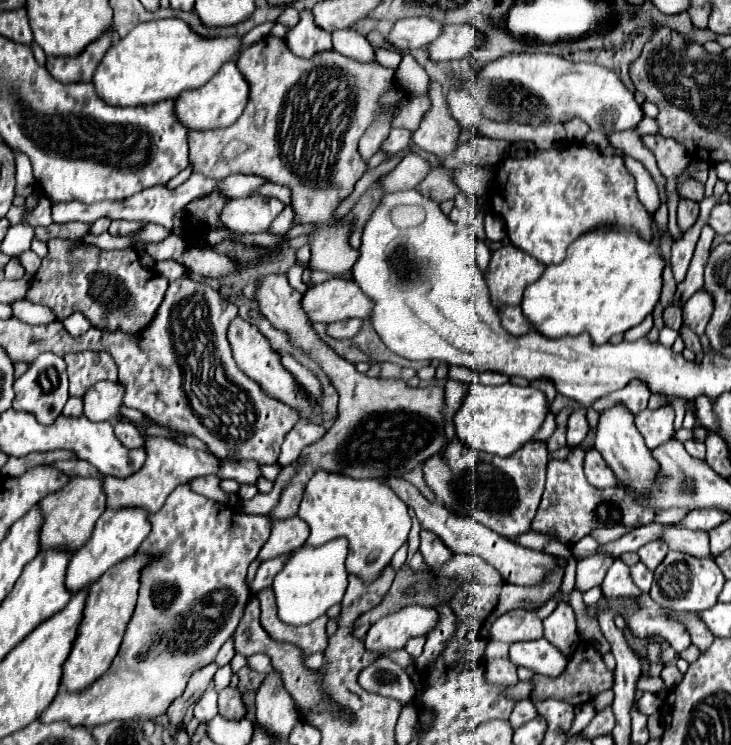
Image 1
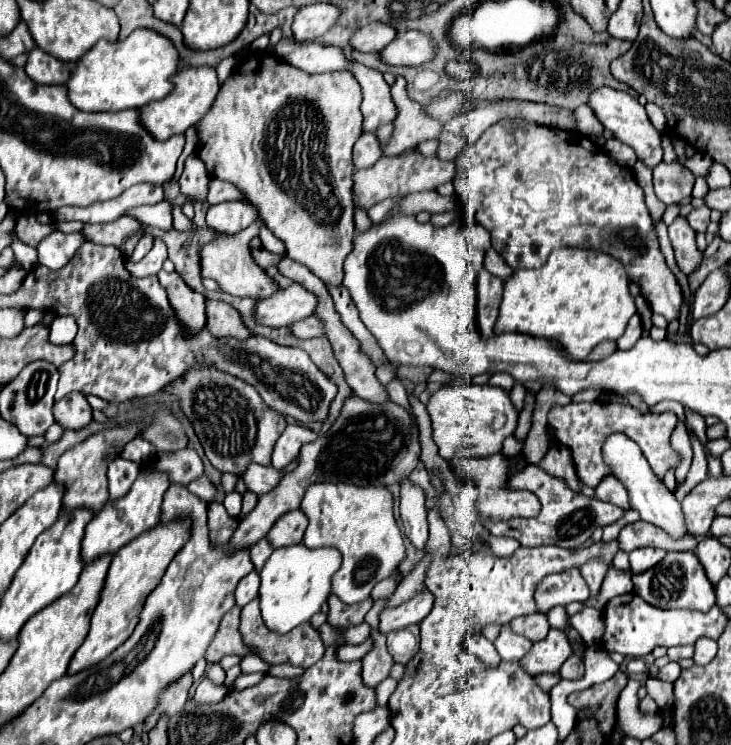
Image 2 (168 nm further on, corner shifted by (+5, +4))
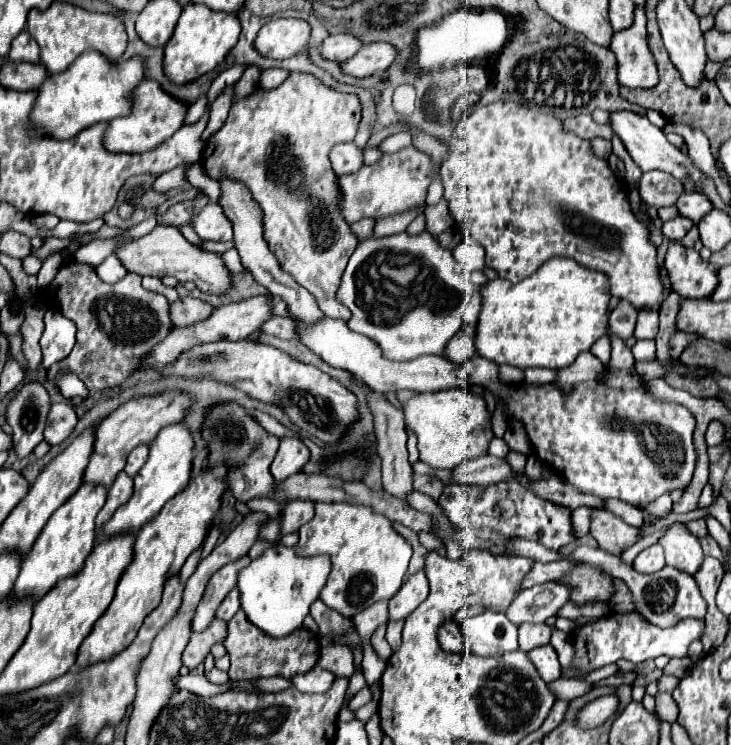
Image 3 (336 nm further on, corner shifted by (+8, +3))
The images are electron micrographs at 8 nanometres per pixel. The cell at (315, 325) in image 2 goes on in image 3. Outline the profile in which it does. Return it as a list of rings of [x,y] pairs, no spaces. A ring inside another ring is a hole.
[[[272,317],[270,321],[266,321],[260,331],[264,333],[270,333],[274,337],[280,337],[280,339],[294,339],[298,333],[296,333],[296,321],[292,321],[292,317]]]

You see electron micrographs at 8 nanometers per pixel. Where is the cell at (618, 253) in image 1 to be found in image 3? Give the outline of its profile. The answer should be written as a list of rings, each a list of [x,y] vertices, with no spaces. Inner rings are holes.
[[[570,257],[548,259],[534,275],[520,283],[510,283],[506,279],[488,281],[476,331],[478,355],[520,369],[568,367],[582,351],[590,351],[596,339],[608,333],[608,303],[608,275],[582,267]]]

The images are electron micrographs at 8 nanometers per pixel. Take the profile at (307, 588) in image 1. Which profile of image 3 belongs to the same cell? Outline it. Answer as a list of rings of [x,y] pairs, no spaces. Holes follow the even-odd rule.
[[[270,547],[262,557],[242,569],[238,577],[242,609],[248,621],[270,637],[286,637],[294,629],[300,629],[304,617],[310,613],[312,601],[318,599],[322,587],[326,585],[330,569],[332,561],[328,555],[300,557],[292,547]]]

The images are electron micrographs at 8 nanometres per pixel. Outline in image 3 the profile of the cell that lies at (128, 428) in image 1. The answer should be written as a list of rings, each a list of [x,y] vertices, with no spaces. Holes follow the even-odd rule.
[[[138,445],[138,447],[128,455],[128,461],[126,461],[124,471],[126,471],[130,477],[134,477],[134,475],[140,471],[140,467],[146,463],[148,451],[150,451],[148,445]]]

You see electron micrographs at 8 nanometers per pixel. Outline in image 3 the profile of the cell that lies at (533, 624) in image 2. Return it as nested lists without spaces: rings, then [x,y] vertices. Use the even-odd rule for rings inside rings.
[[[522,623],[518,627],[518,643],[524,653],[534,647],[540,647],[544,643],[550,643],[550,627],[546,623],[540,623],[540,625]]]

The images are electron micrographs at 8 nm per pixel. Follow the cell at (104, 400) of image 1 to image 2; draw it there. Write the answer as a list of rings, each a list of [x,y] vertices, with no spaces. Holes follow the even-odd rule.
[[[73,392],[63,400],[55,402],[53,416],[63,430],[79,430],[91,422],[91,406],[83,394]]]

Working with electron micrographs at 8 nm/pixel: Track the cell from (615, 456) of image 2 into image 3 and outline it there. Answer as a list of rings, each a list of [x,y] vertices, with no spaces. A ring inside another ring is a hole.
[[[676,521],[670,527],[666,527],[664,535],[658,539],[658,543],[666,551],[666,563],[678,569],[686,569],[688,573],[696,573],[700,567],[700,561],[704,559],[700,541],[696,535],[692,535],[686,527],[686,523]]]

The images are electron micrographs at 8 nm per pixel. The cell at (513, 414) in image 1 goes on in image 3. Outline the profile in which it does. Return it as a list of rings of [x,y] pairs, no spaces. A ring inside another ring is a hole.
[[[446,389],[434,393],[418,393],[402,405],[406,427],[418,435],[420,461],[434,469],[454,469],[462,461],[482,457],[494,439],[490,427],[490,411],[482,395],[466,389]]]

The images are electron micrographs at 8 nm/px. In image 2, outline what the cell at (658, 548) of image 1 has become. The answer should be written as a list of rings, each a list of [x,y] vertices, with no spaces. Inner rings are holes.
[[[639,548],[639,550],[633,550],[629,554],[633,574],[639,574],[639,572],[645,572],[645,570],[653,568],[655,564],[659,564],[659,560],[663,560],[665,554],[667,552],[661,550],[661,548]]]

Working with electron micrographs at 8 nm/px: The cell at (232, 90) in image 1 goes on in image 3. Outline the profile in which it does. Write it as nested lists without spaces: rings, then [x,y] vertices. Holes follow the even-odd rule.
[[[146,79],[140,83],[140,89],[134,93],[136,105],[132,107],[132,113],[126,117],[118,117],[116,121],[110,121],[110,129],[106,131],[104,147],[114,153],[146,153],[156,149],[160,143],[164,143],[168,137],[172,137],[182,125],[184,117],[188,113],[188,103],[172,97],[162,89],[162,85],[154,79]]]

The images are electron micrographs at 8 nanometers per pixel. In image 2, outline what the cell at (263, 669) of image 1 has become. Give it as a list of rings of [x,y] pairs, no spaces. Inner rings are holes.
[[[279,664],[279,666],[271,666],[271,676],[277,676],[277,678],[299,678],[303,676],[305,668],[297,668],[297,666],[291,666],[291,664]]]

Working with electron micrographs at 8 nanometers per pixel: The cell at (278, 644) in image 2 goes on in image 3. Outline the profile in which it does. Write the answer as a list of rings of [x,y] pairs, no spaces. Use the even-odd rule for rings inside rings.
[[[242,609],[228,621],[228,637],[224,641],[224,647],[228,649],[230,663],[232,663],[228,669],[228,675],[234,681],[240,681],[240,679],[252,681],[258,677],[272,677],[272,675],[282,675],[288,679],[296,673],[306,673],[308,669],[312,669],[320,655],[320,643],[308,629],[302,627],[292,631],[288,637],[272,639],[264,635],[260,629],[256,629],[256,625],[248,621]],[[302,657],[304,657],[304,663],[302,663]]]

